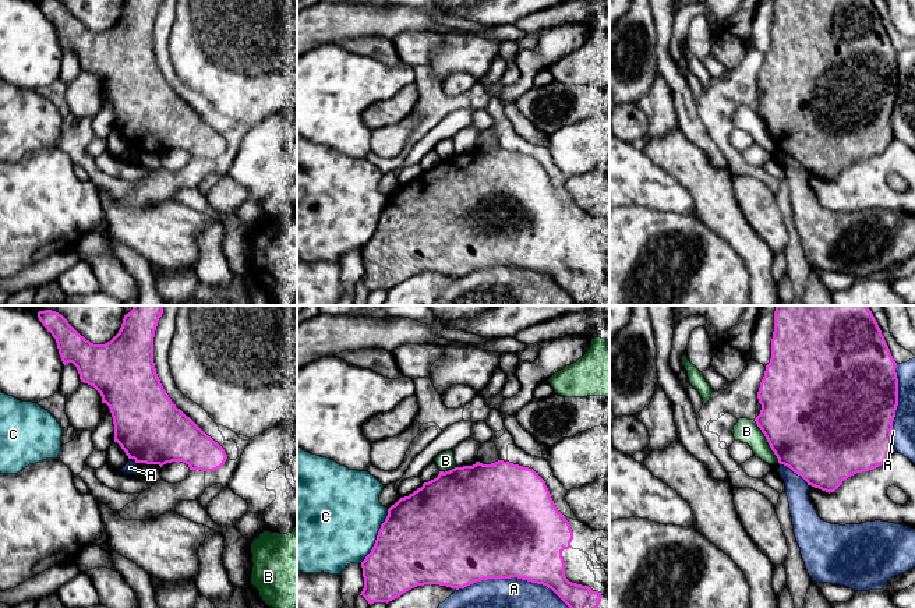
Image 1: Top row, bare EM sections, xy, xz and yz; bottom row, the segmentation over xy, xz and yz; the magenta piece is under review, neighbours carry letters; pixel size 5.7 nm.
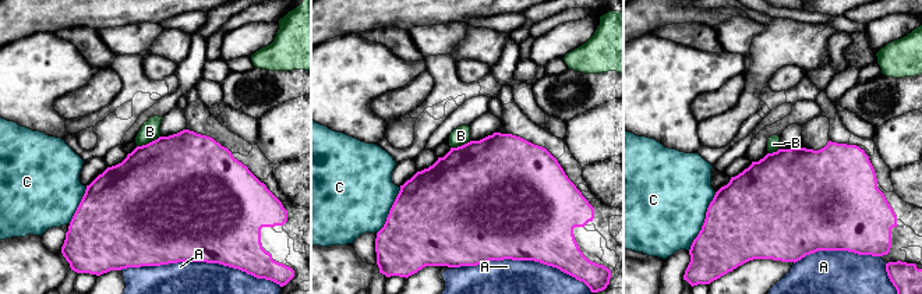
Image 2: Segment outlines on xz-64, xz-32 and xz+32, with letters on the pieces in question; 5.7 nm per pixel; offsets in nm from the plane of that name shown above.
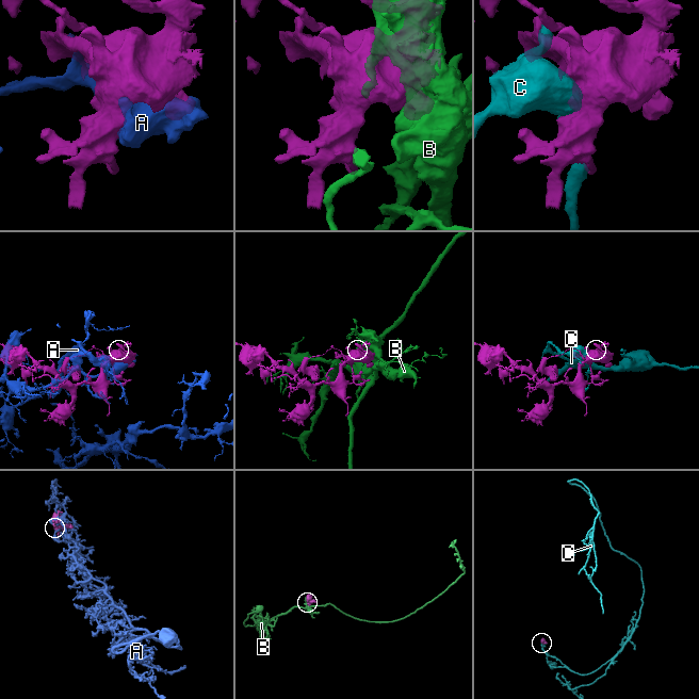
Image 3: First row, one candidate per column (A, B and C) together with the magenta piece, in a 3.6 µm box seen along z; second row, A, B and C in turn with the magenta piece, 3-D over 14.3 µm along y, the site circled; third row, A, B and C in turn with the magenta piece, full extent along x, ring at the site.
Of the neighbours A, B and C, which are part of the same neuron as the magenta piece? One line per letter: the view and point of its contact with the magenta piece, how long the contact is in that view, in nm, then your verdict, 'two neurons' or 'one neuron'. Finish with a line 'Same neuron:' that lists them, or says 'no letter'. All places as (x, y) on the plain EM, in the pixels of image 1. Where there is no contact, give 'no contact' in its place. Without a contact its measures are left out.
A: xz (518, 265) | 700 nm | two neurons
B: yz (767, 128) | 280 nm | two neurons
C: xz (377, 223) | 360 nm | two neurons
Same neuron: no letter

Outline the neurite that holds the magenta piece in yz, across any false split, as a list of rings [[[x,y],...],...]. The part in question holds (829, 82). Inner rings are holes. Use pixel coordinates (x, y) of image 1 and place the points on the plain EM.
[[[774,0],[771,46],[766,53],[764,64],[757,79],[762,98],[755,109],[764,121],[771,138],[778,146],[778,151],[789,155],[794,160],[801,163],[808,173],[829,181],[834,180],[848,165],[882,153],[894,139],[891,117],[898,93],[898,66],[895,56],[897,50],[894,49],[872,0]]]

